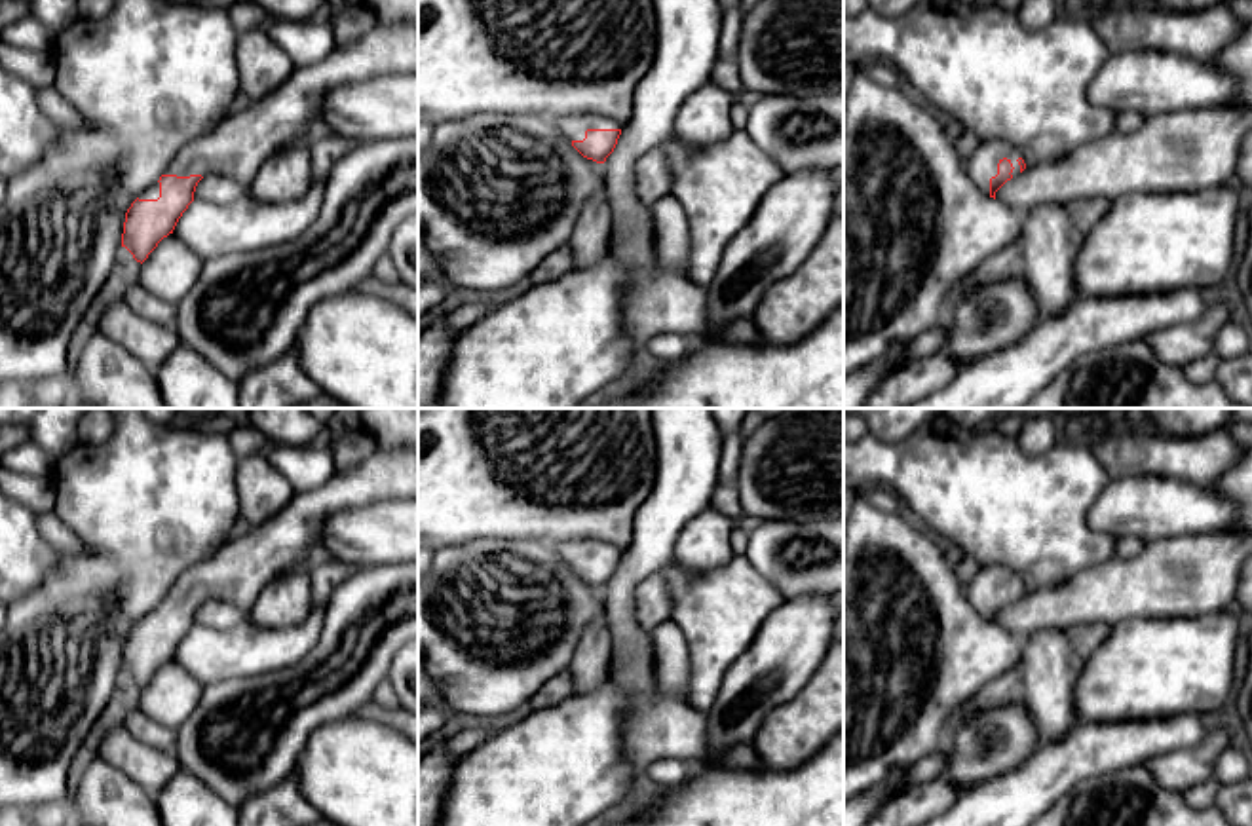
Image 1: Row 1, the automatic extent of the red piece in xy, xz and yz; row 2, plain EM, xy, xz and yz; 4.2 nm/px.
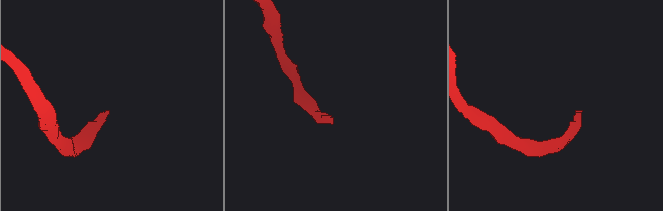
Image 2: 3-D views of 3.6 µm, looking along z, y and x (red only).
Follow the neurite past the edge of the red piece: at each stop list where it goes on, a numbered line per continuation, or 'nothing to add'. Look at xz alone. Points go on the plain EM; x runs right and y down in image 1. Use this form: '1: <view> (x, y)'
1: xz (574, 551)

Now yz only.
1: yz (983, 589)

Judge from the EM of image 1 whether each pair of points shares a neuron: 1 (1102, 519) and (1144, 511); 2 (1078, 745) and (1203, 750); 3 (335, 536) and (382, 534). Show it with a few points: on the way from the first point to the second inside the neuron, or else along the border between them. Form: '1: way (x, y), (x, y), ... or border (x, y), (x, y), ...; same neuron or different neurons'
1: way (1112, 513), (1135, 511); same neuron
2: border (1207, 732), (1195, 745), (1159, 752), (1142, 764); different neurons
3: way (346, 536), (371, 536); same neuron

